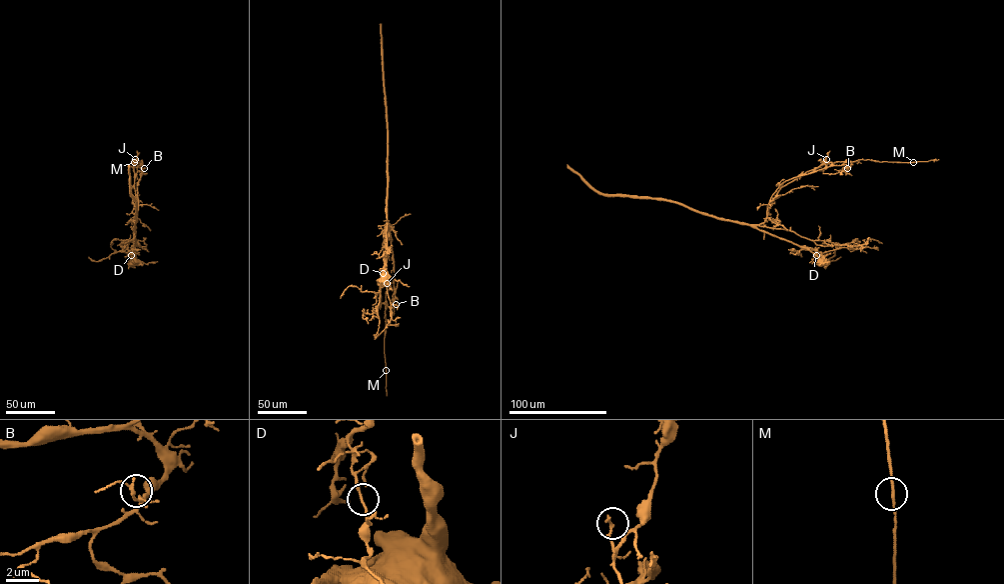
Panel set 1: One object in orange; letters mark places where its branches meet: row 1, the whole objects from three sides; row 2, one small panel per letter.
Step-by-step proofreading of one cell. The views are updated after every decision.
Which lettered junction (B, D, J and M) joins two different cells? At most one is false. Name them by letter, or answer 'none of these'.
none of these

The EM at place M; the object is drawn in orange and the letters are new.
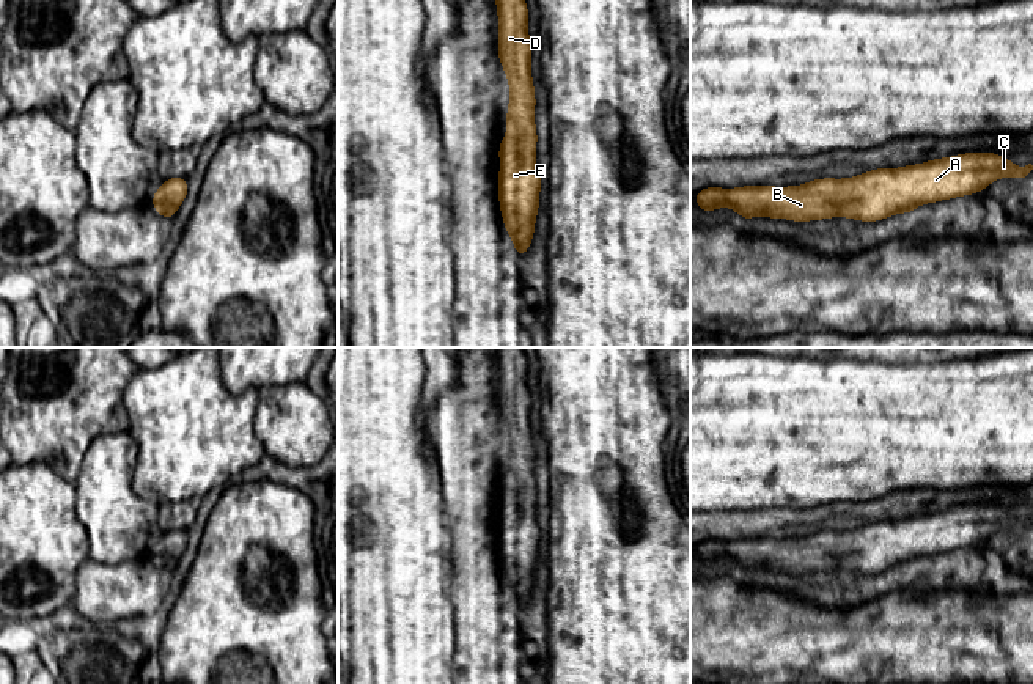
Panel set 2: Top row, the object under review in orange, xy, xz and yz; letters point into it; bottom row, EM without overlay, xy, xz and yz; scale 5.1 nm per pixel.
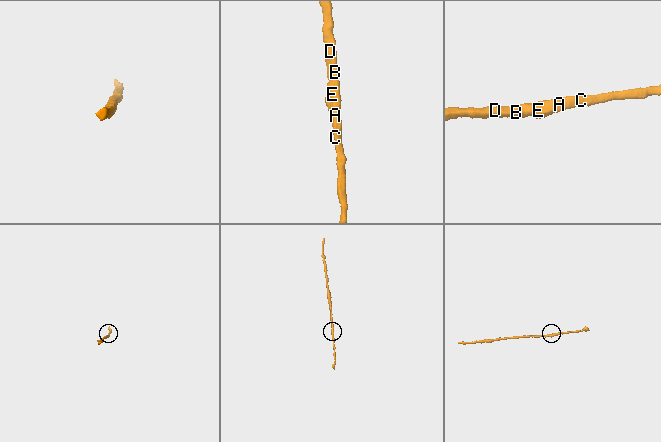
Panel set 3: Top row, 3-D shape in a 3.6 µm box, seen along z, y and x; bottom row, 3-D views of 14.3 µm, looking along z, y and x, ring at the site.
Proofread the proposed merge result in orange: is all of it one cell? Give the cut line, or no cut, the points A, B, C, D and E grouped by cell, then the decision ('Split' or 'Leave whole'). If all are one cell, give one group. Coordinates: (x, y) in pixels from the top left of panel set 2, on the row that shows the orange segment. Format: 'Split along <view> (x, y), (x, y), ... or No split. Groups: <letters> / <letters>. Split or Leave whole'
No split. Groups: A B C D E. Leave whole

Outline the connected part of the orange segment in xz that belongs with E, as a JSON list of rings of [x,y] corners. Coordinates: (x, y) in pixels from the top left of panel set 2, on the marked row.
[[[495,0],[498,60],[509,82],[506,131],[498,148],[498,201],[517,256],[528,252],[539,208],[541,176],[536,167],[535,88],[525,0]]]

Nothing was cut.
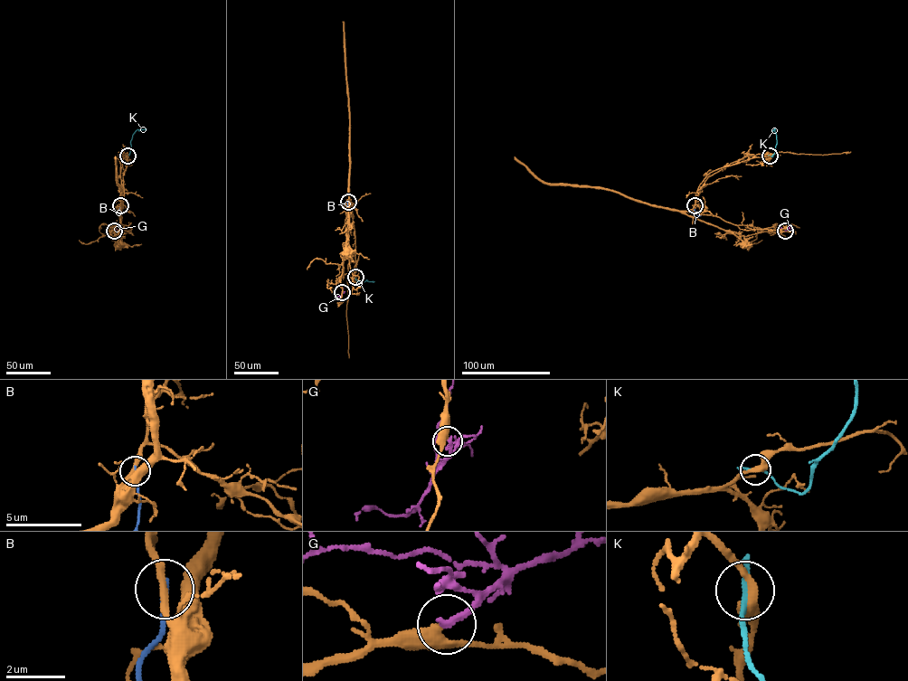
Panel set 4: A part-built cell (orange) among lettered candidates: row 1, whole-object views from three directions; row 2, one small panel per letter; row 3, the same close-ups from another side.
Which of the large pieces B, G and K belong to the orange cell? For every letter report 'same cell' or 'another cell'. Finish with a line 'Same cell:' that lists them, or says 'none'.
B: another cell
G: same cell
K: another cell
Same cell: G

